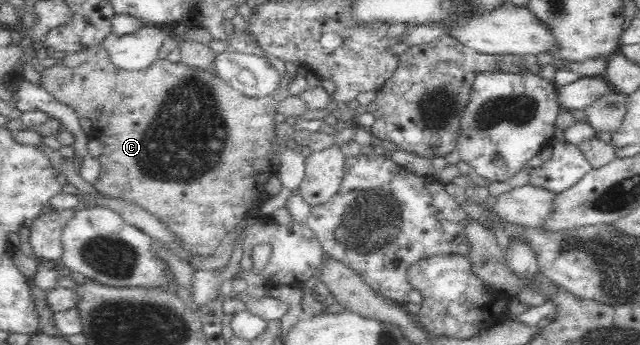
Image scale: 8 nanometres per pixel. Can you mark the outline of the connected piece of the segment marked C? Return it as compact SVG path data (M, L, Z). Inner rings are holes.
M102 43L93 44L78 50L78 52L68 53L60 62L55 62L54 66L48 66L40 70L40 84L56 99L58 102L69 106L78 114L79 117L86 117L92 121L91 137L96 138L103 145L103 152L97 158L99 162L99 175L93 182L93 187L100 195L108 195L119 199L124 199L130 203L136 203L152 215L158 217L162 223L168 225L168 228L174 231L180 239L190 243L192 251L197 255L211 255L220 244L221 240L232 232L242 220L248 219L256 214L258 202L266 192L246 192L246 182L244 178L248 176L258 176L260 172L268 172L268 158L275 159L275 148L278 144L278 138L275 134L277 122L275 115L277 113L277 104L281 98L286 98L288 93L288 82L290 80L288 72L284 72L284 78L280 79L280 86L277 88L276 95L266 95L263 97L246 96L244 93L232 88L224 79L211 74L209 71L194 69L185 66L181 61L172 62L166 59L158 59L156 64L151 65L145 72L137 70L123 70L117 68L112 62L108 48Z

